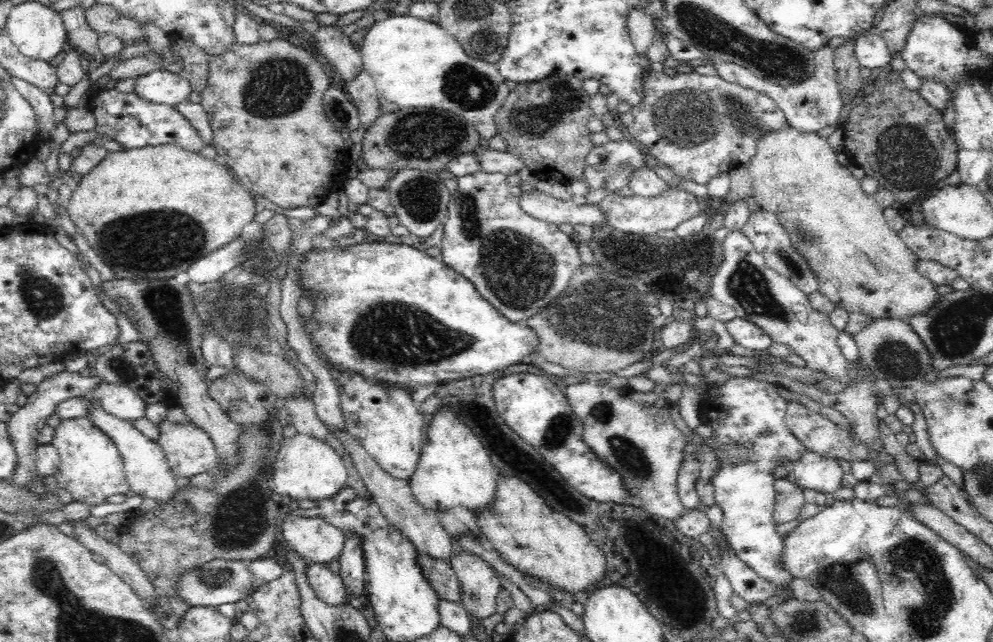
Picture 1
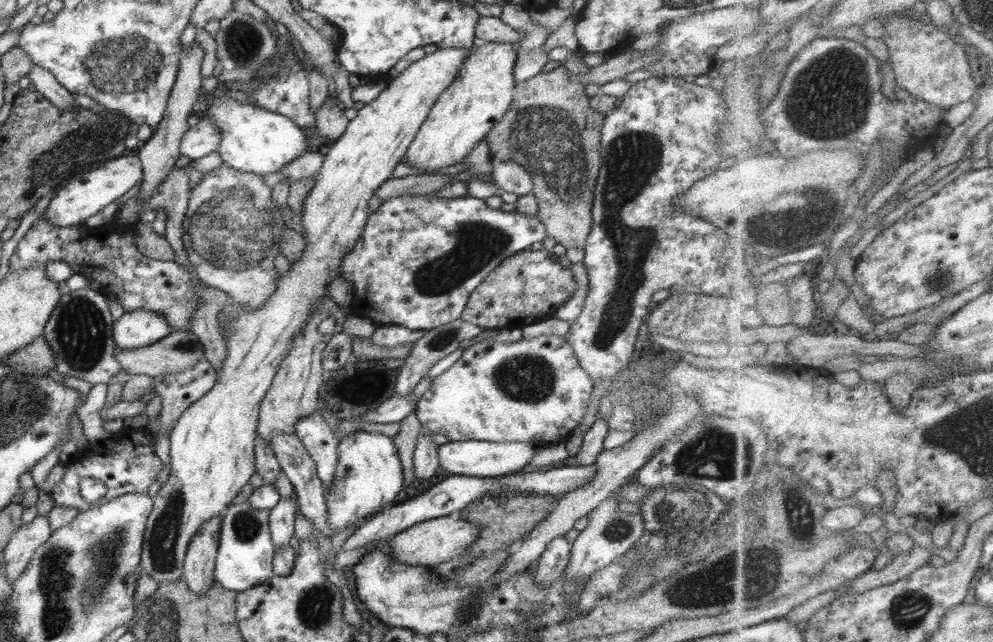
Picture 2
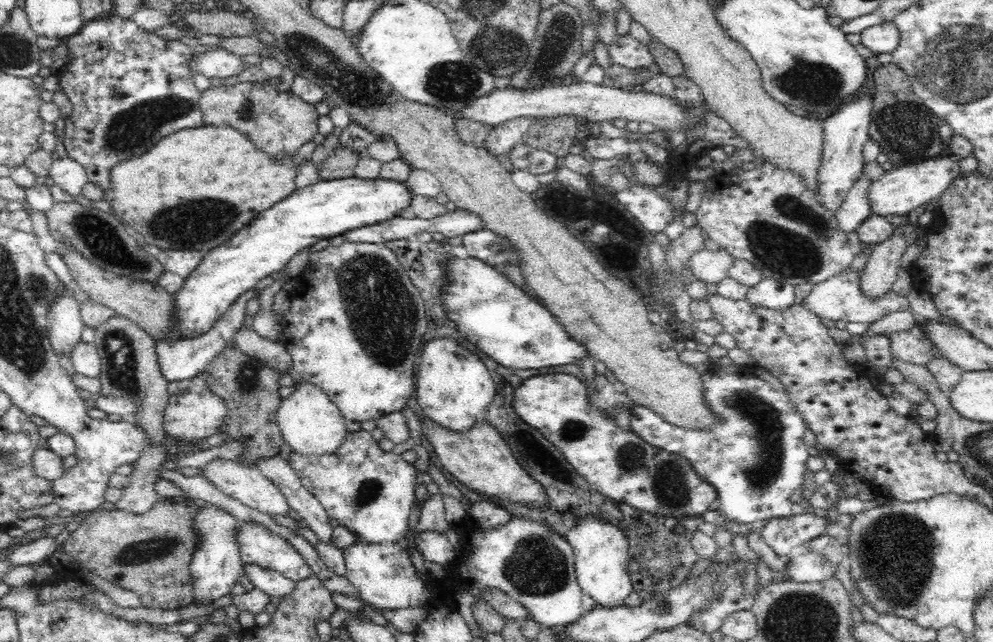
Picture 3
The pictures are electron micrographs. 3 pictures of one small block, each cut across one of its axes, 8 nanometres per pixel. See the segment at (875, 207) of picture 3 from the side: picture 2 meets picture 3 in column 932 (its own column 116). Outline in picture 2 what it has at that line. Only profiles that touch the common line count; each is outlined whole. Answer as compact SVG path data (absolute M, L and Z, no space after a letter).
M129 152L120 158L108 160L104 166L86 172L83 176L72 178L56 191L46 208L45 222L52 226L71 227L90 218L110 203L117 203L132 186L143 178L143 169L138 156Z

